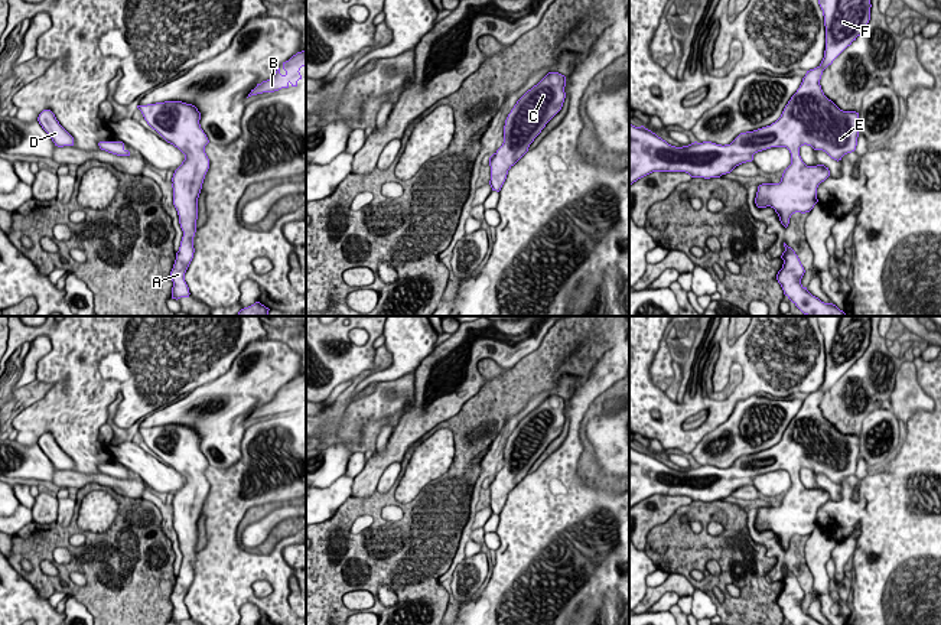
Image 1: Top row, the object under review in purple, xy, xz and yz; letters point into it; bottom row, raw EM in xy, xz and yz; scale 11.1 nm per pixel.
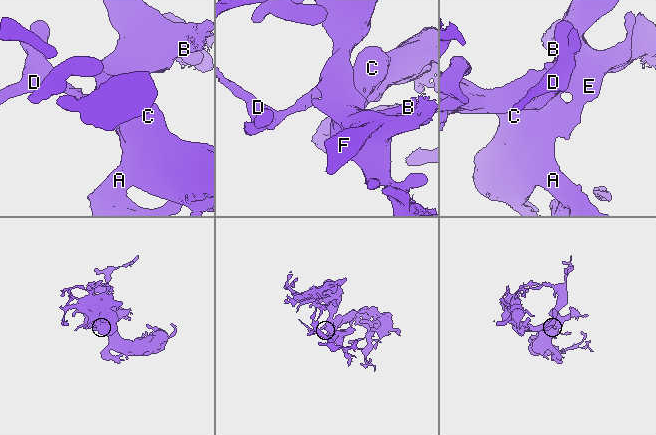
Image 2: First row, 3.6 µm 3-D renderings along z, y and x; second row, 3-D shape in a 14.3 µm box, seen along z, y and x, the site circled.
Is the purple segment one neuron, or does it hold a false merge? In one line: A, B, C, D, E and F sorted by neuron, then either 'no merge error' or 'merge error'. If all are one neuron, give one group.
groups A B C D E F; no merge error

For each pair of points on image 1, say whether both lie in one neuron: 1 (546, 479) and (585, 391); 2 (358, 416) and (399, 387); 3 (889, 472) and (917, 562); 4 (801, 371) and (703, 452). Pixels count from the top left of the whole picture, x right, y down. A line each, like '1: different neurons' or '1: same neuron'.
1: same neuron
2: same neuron
3: same neuron
4: different neurons

